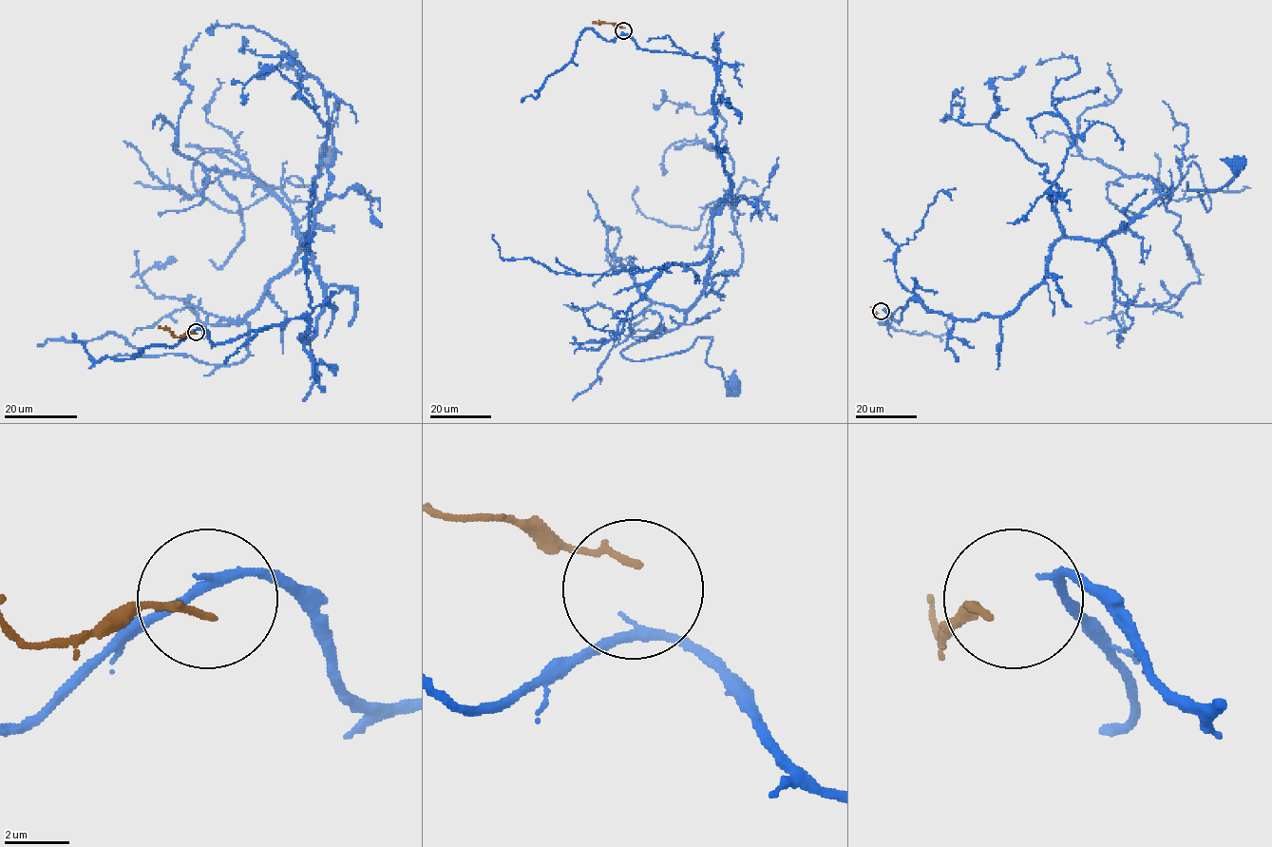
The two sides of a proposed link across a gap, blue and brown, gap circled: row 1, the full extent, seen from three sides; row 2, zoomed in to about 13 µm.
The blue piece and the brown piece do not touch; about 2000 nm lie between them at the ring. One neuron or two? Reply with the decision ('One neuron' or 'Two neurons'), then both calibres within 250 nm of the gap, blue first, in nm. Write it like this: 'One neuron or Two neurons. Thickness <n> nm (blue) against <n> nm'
Two neurons. Thickness 190 nm (blue) against 220 nm

